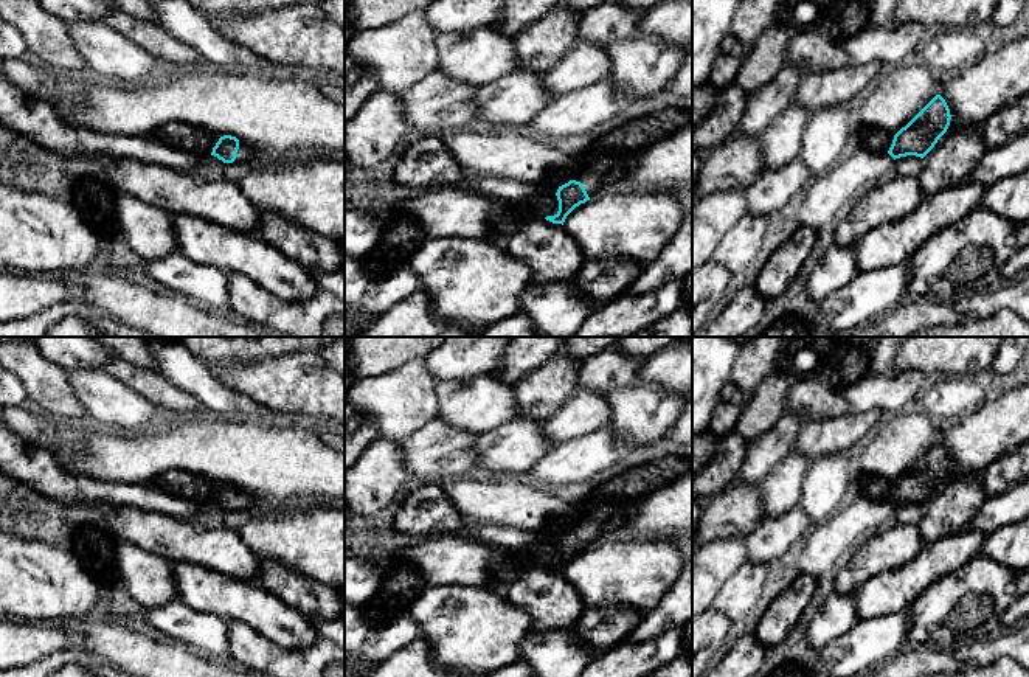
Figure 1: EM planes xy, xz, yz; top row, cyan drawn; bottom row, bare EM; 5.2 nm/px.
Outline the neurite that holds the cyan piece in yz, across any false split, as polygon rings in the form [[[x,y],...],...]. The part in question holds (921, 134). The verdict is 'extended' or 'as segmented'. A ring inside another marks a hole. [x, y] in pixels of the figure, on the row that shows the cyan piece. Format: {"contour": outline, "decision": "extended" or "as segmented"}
{"contour": [[[936,95],[892,140],[888,154],[896,160],[906,155],[923,158],[947,132],[950,109],[941,95]]], "decision": "as segmented"}

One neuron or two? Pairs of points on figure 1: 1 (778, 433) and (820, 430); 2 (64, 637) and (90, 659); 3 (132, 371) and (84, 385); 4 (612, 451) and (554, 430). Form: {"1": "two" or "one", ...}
{"1": "two", "2": "two", "3": "two", "4": "two"}

